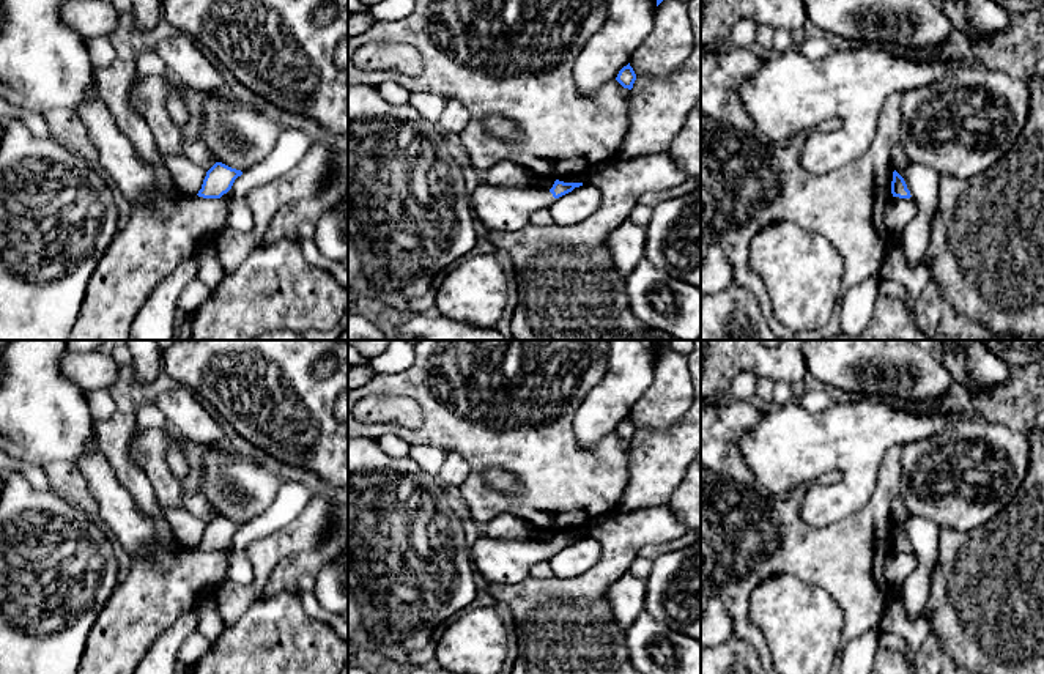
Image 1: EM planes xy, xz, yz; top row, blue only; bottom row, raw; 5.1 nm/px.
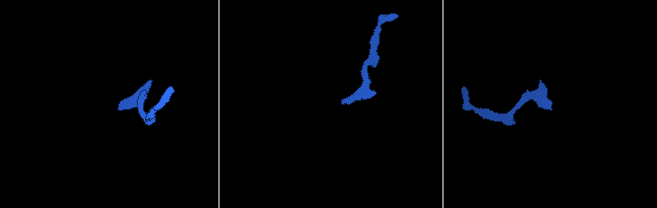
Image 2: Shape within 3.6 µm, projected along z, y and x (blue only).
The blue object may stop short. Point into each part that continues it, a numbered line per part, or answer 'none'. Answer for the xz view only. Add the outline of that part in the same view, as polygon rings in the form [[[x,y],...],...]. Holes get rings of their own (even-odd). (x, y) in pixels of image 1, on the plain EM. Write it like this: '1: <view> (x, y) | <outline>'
1: xz (501, 561) | [[[480,534],[471,546],[477,575],[487,583],[515,584],[531,576],[535,564],[546,562],[553,546],[539,539],[507,540]]]

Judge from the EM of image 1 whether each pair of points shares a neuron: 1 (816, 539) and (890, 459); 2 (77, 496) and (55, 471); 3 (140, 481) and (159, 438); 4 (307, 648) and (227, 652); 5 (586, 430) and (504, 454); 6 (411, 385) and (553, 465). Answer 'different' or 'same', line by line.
1: same
2: same
3: different
4: same
5: different
6: same

